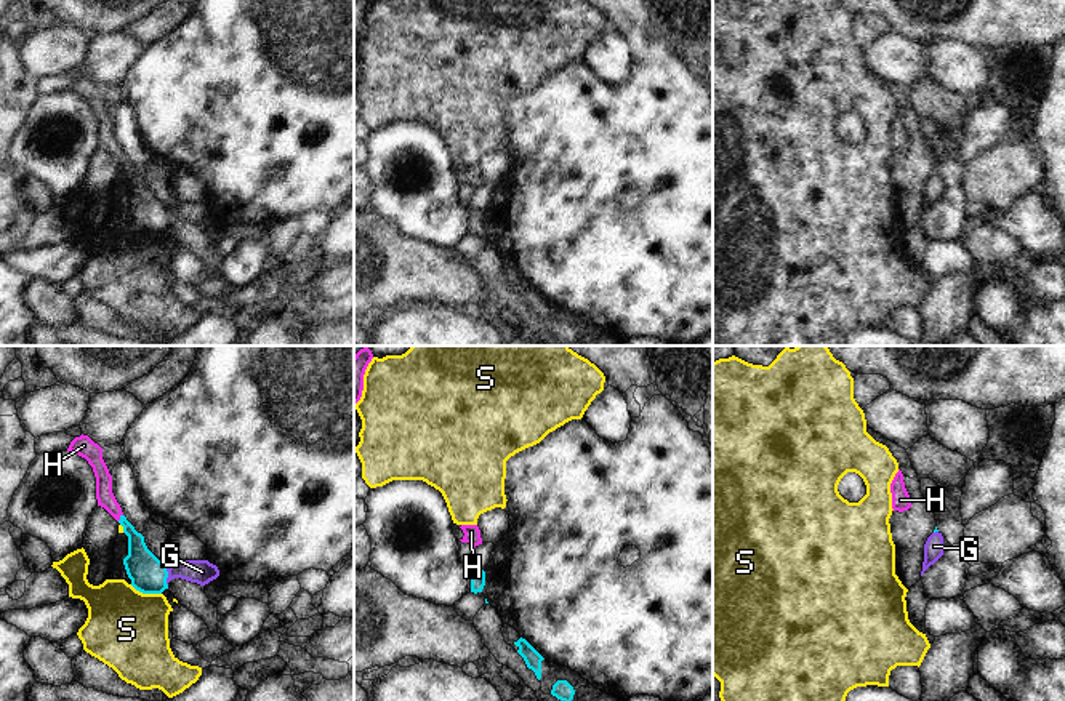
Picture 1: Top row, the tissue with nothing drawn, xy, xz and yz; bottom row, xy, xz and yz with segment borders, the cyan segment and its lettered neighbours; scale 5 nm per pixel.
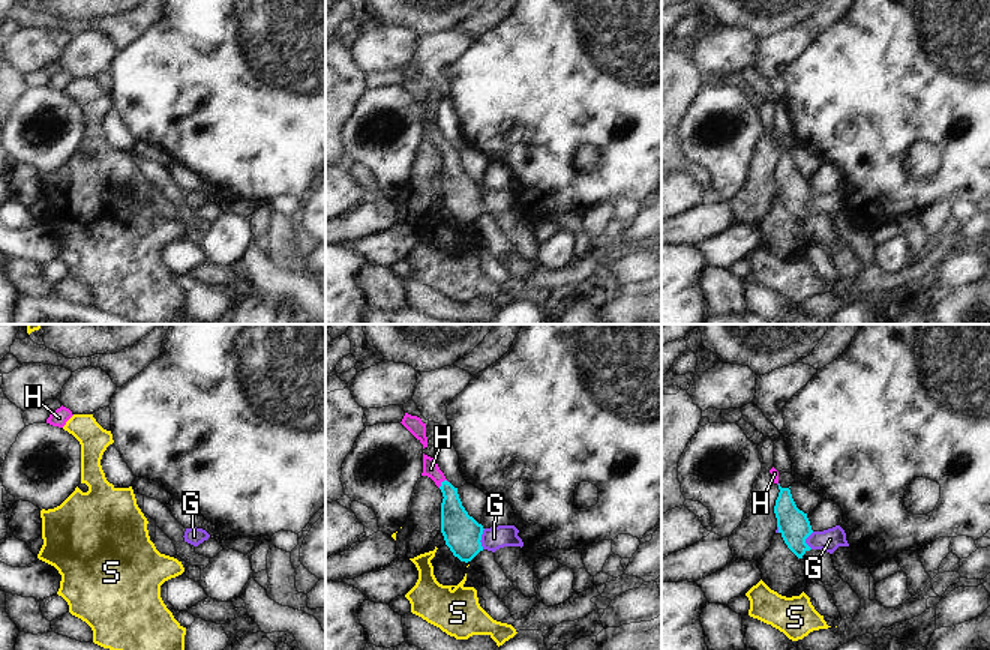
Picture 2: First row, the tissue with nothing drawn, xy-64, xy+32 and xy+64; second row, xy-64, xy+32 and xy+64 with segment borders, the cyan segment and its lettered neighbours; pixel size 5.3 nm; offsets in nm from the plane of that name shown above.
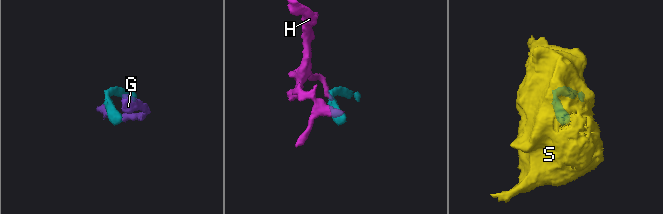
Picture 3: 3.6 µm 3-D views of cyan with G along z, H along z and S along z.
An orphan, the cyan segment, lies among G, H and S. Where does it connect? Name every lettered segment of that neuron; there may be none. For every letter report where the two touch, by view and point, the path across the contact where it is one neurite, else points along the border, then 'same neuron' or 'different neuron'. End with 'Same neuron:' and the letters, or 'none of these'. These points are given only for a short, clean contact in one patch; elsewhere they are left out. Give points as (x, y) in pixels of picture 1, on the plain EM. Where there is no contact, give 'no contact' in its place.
G: contact xy (167, 218); border xy (165, 210), (167, 226); different neuron
H: contact xy (120, 159); way xy (140, 204), (136, 183), (120, 159), (104, 136); same neuron
S: contact xy (146, 234); border xy (130, 226), (143, 234), (160, 236); different neuron
Same neuron: H

